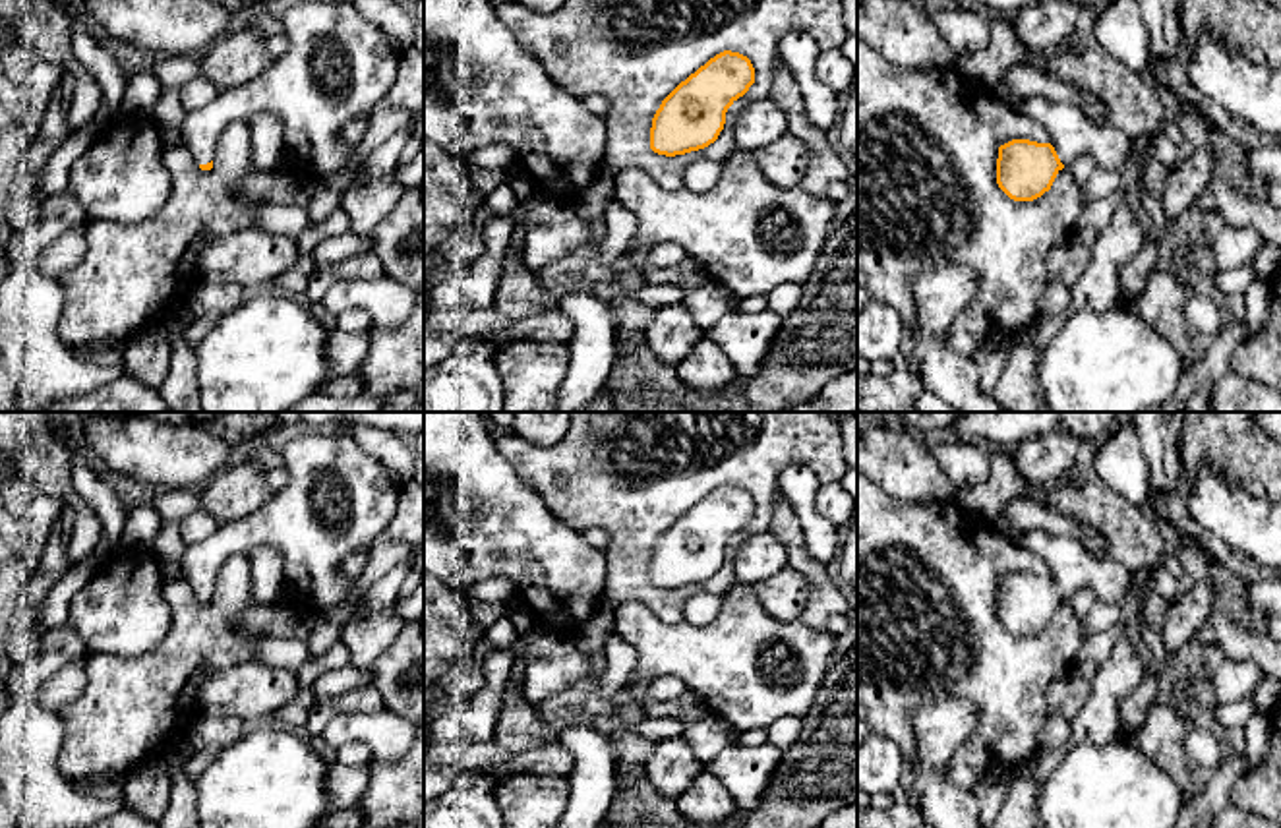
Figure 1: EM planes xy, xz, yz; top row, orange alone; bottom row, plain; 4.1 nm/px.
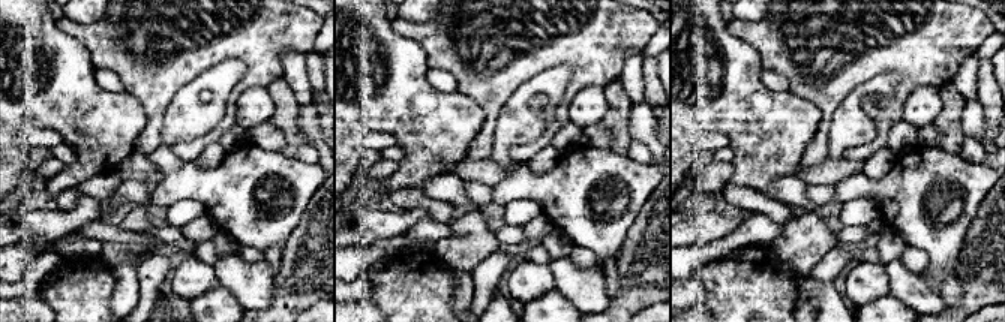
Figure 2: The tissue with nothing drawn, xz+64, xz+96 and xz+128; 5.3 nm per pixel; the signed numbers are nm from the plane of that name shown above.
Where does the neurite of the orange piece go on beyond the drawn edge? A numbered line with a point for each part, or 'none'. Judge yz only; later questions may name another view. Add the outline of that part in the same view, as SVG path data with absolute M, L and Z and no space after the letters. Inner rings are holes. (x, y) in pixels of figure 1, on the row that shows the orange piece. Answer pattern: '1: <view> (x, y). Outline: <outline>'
1: yz (1072, 134). Outline: M1028 97L1020 110L1045 126L1060 163L1091 155L1097 168L1120 172L1132 151L1132 137L1113 124L1091 122L1078 106Z

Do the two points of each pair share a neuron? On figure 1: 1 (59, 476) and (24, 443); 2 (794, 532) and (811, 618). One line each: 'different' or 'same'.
1: same
2: same

